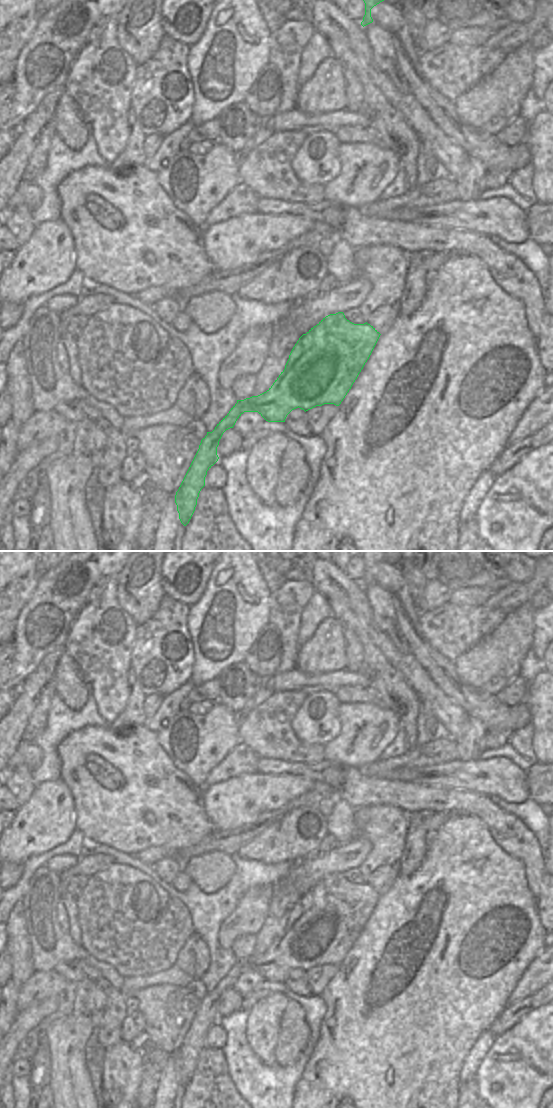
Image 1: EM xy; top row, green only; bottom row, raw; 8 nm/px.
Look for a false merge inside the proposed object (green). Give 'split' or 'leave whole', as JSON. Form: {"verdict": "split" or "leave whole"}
{"verdict": "split"}

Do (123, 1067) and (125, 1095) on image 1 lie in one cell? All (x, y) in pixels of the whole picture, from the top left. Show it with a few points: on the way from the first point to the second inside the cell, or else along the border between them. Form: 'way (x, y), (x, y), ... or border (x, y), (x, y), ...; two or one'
way (123, 1074), (123, 1088); one

